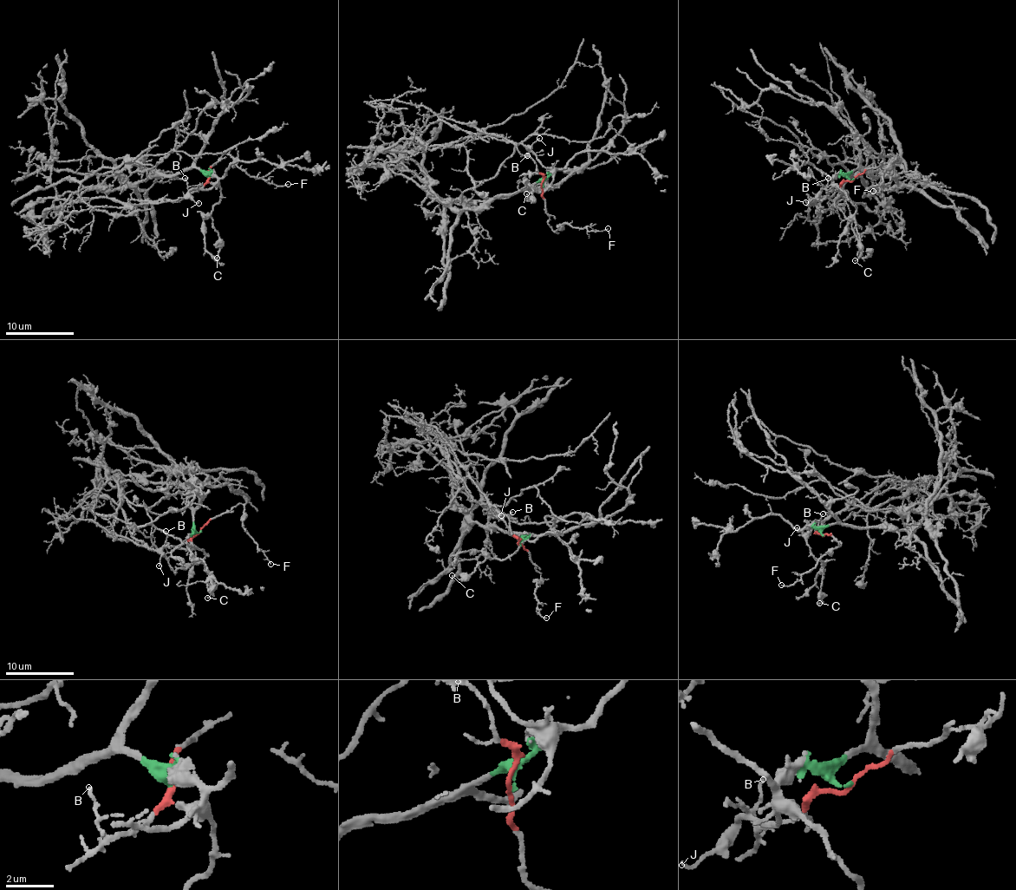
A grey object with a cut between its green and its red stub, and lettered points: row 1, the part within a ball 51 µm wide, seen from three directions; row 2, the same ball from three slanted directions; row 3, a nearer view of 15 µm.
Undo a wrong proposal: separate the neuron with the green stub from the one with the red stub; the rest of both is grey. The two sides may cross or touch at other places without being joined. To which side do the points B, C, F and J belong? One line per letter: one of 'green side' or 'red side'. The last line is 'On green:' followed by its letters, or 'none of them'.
B: red side
C: green side
F: red side
J: green side
On green: C, J

